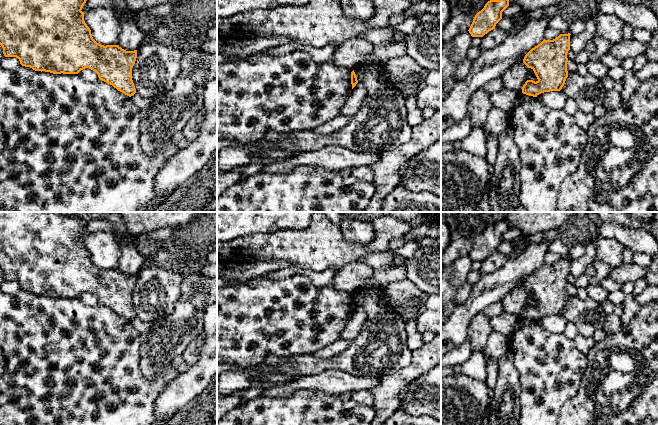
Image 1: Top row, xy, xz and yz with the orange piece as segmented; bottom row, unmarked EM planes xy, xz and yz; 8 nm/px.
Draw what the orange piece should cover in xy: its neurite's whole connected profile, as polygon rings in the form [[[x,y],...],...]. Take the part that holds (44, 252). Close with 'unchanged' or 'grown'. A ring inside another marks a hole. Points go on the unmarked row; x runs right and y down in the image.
[[[0,212],[0,269],[5,281],[16,281],[20,288],[35,295],[53,298],[78,298],[89,292],[98,298],[100,304],[112,309],[118,315],[131,321],[136,317],[132,304],[132,292],[137,282],[137,274],[126,275],[119,269],[101,269],[91,258],[84,245],[82,232],[87,222],[57,212]]]; unchanged

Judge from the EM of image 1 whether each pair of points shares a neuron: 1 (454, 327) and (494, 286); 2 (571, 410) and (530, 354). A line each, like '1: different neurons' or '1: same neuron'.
1: same neuron
2: different neurons

